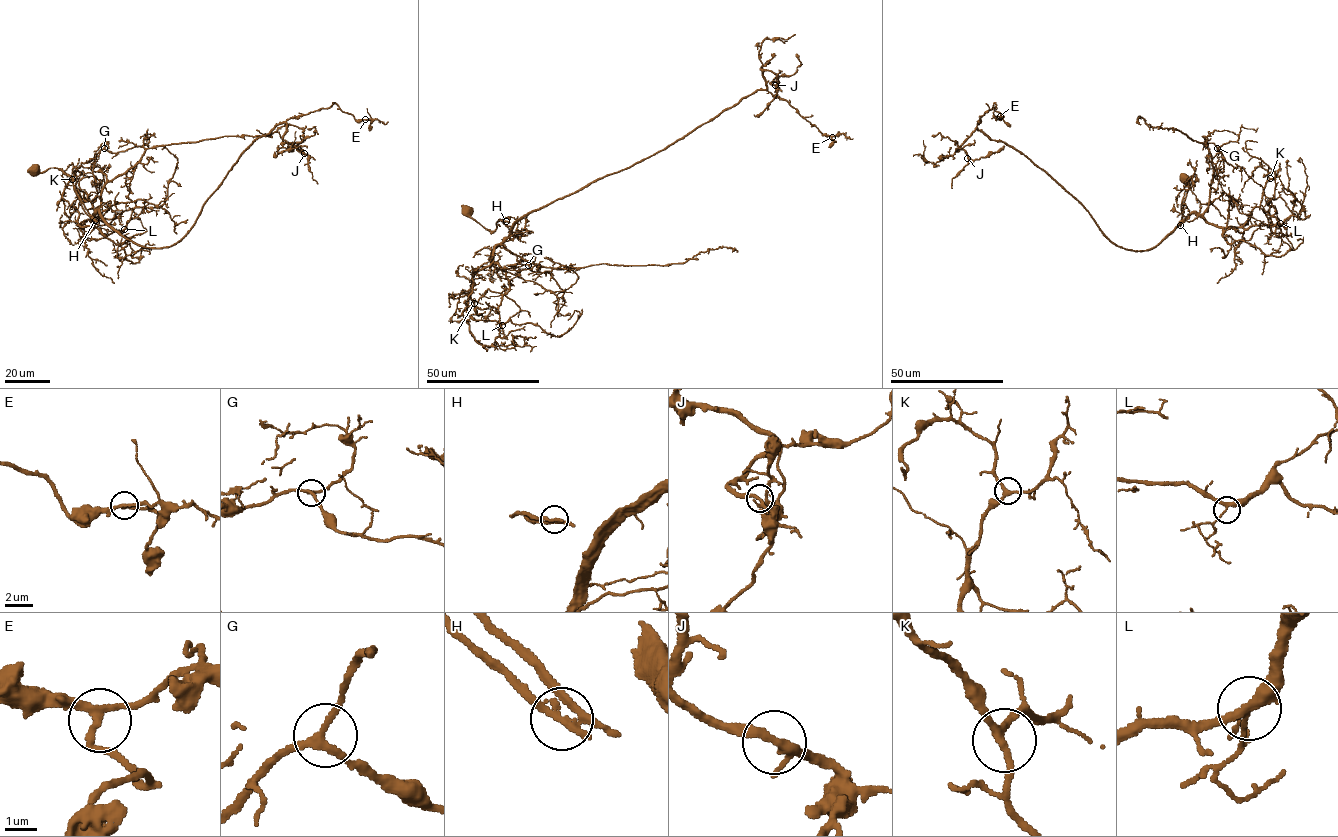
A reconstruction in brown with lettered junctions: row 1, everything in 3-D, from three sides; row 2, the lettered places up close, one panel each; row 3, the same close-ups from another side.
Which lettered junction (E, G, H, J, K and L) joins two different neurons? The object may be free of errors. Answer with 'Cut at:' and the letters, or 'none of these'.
Cut at: H

